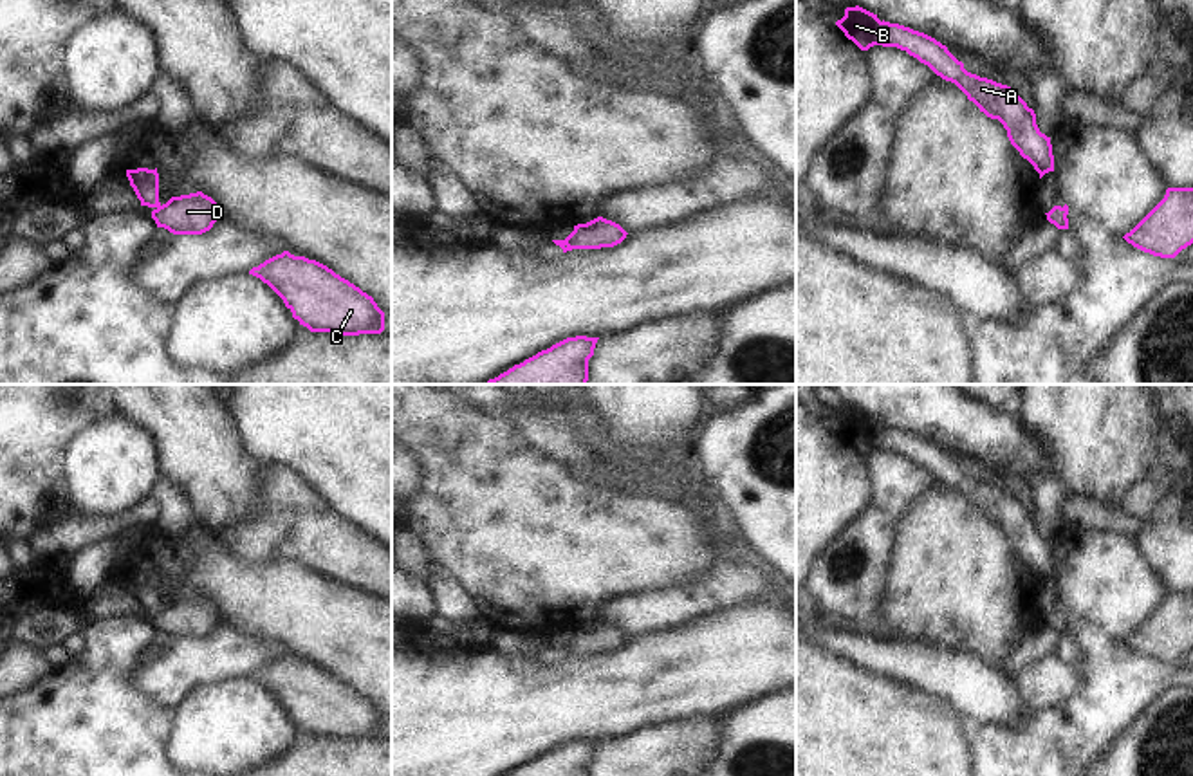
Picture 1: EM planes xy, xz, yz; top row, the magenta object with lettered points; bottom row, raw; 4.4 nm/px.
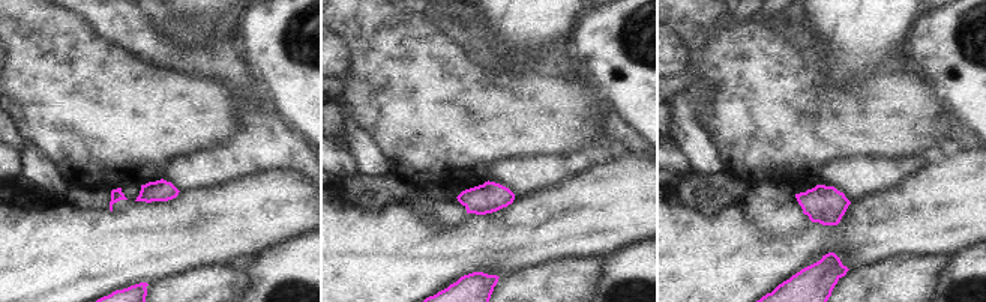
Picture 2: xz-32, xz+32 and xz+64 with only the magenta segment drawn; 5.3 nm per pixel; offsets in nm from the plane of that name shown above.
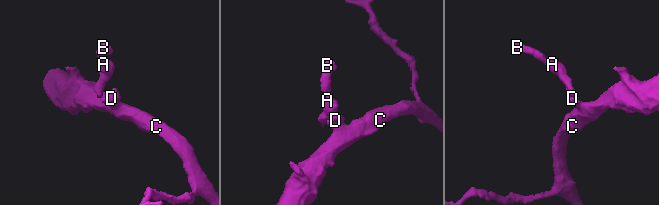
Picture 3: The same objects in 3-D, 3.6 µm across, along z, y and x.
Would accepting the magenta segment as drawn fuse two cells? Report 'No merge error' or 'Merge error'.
Merge error.

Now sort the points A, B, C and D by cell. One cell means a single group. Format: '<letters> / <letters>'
A B / C D

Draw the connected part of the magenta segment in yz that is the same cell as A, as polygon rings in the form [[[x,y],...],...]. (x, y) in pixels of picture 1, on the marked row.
[[[859,5],[846,7],[836,25],[861,51],[874,45],[897,47],[942,79],[955,83],[980,112],[1003,125],[1011,144],[1034,166],[1040,179],[1054,171],[1050,137],[1040,132],[1034,110],[1011,87],[967,72],[964,63],[935,38],[899,23],[881,22],[877,14]]]

